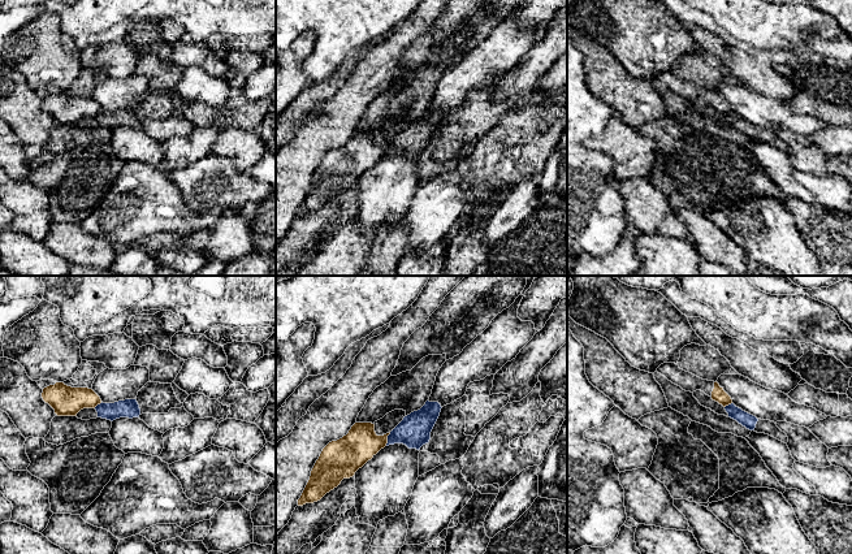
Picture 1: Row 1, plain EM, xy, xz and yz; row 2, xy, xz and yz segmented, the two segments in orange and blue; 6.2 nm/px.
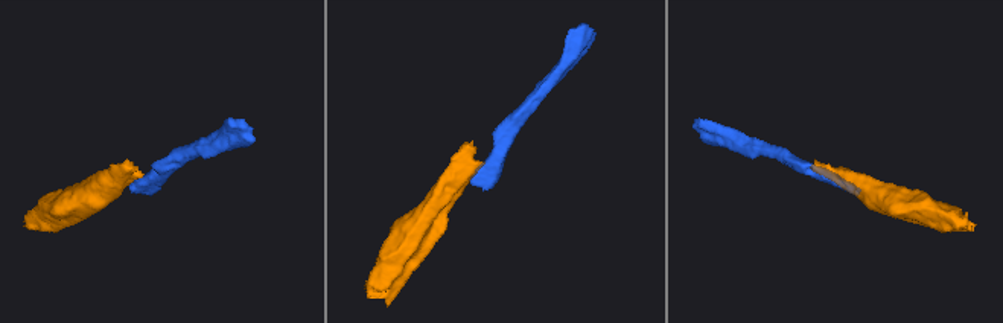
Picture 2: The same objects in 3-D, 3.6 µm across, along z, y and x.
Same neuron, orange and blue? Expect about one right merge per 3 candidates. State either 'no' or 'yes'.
no

